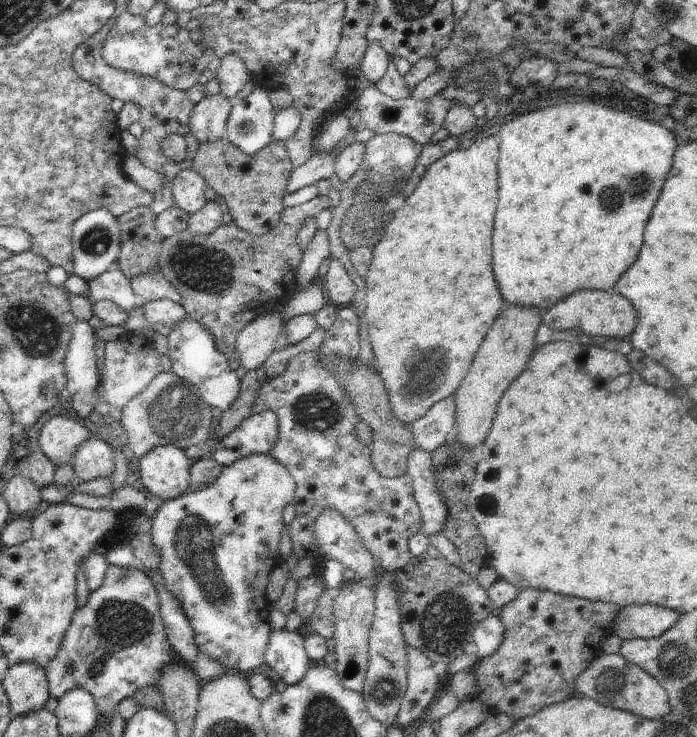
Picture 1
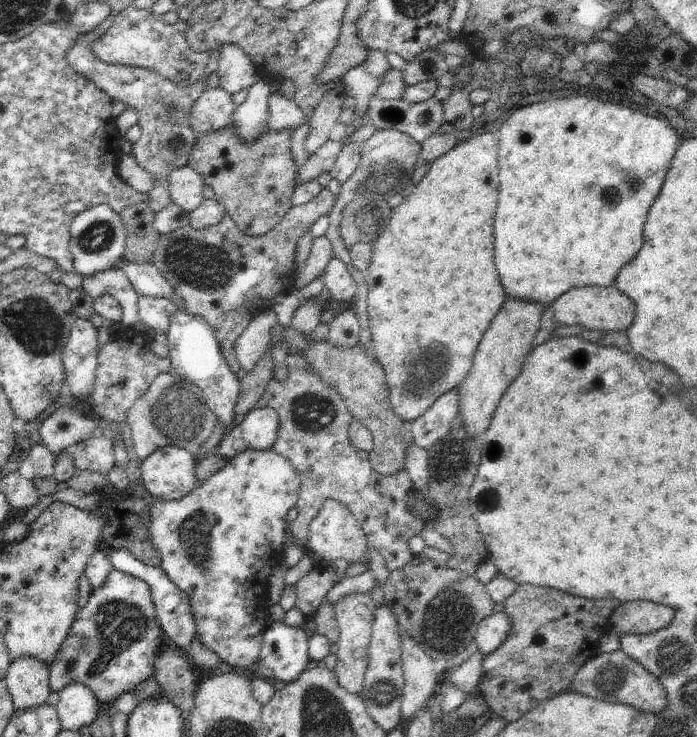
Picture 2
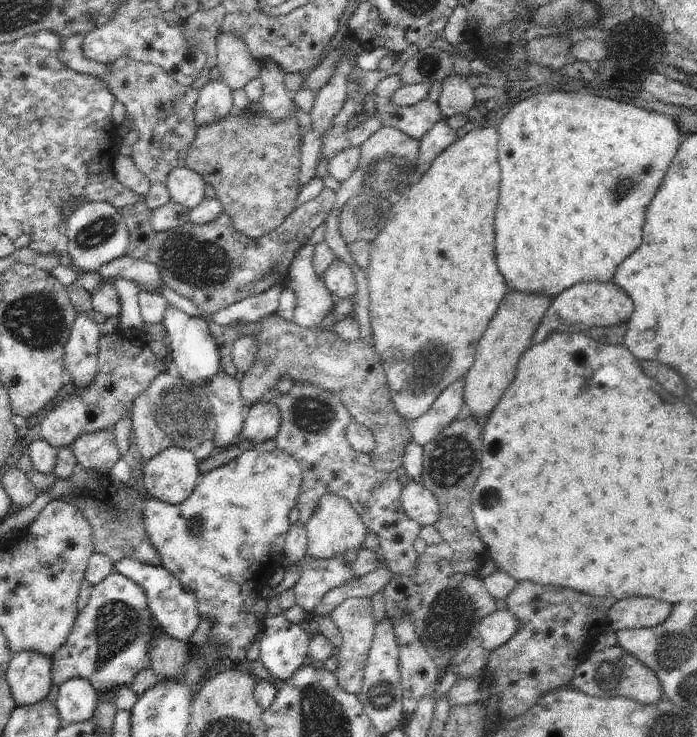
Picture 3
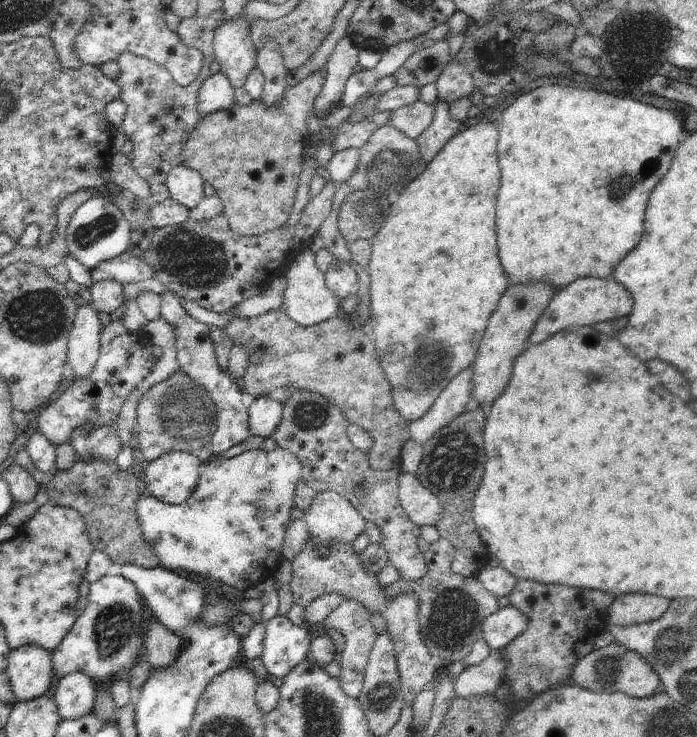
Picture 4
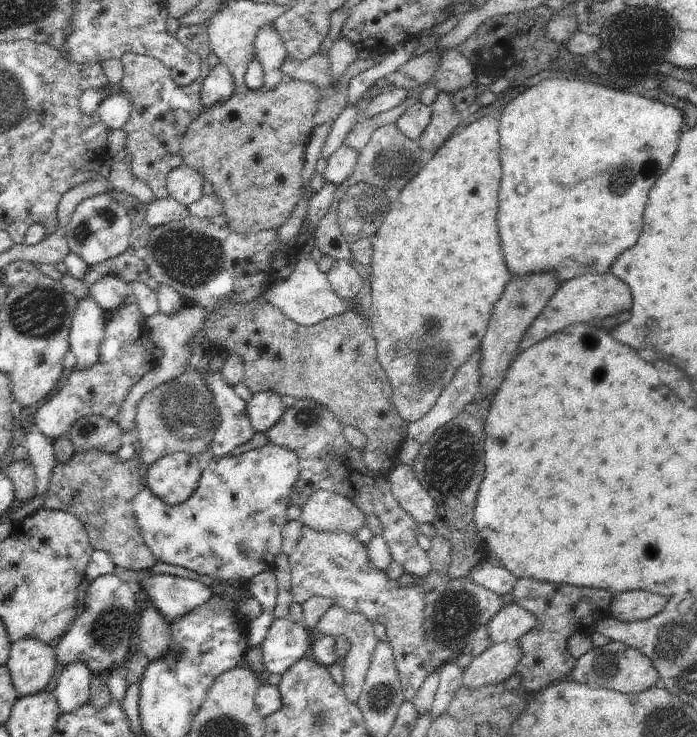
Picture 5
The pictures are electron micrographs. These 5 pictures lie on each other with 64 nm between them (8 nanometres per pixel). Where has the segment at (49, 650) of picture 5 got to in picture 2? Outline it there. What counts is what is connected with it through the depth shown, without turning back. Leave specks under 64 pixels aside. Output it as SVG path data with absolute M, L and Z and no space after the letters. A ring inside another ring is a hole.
M20 657L7 670L4 682L15 711L36 708L51 692L49 665L36 657Z

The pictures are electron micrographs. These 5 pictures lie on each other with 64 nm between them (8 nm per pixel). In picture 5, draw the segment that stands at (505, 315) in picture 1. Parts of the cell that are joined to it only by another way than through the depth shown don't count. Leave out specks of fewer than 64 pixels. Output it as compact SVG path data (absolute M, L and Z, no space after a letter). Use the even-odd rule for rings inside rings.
M553 273L529 274L512 278L494 307L486 334L481 342L481 361L479 362L479 387L484 390L486 399L498 392L500 384L506 378L507 370L517 356L518 347L540 312L543 312L552 295L558 290L560 282Z

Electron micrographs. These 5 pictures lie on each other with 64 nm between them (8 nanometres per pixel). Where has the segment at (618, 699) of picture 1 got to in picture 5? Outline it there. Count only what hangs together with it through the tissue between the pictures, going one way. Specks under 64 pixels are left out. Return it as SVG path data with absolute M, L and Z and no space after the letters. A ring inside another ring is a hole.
M611 641L601 647L593 647L582 655L576 660L569 678L593 689L610 689L626 694L643 693L654 685L660 684L659 672L654 668L652 661L639 650L618 641Z

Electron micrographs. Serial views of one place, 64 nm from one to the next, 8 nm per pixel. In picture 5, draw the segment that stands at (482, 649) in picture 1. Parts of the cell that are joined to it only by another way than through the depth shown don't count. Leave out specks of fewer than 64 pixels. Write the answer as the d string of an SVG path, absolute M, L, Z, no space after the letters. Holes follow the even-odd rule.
M516 603L503 606L485 626L483 633L490 637L492 644L518 640L530 632L536 617Z

